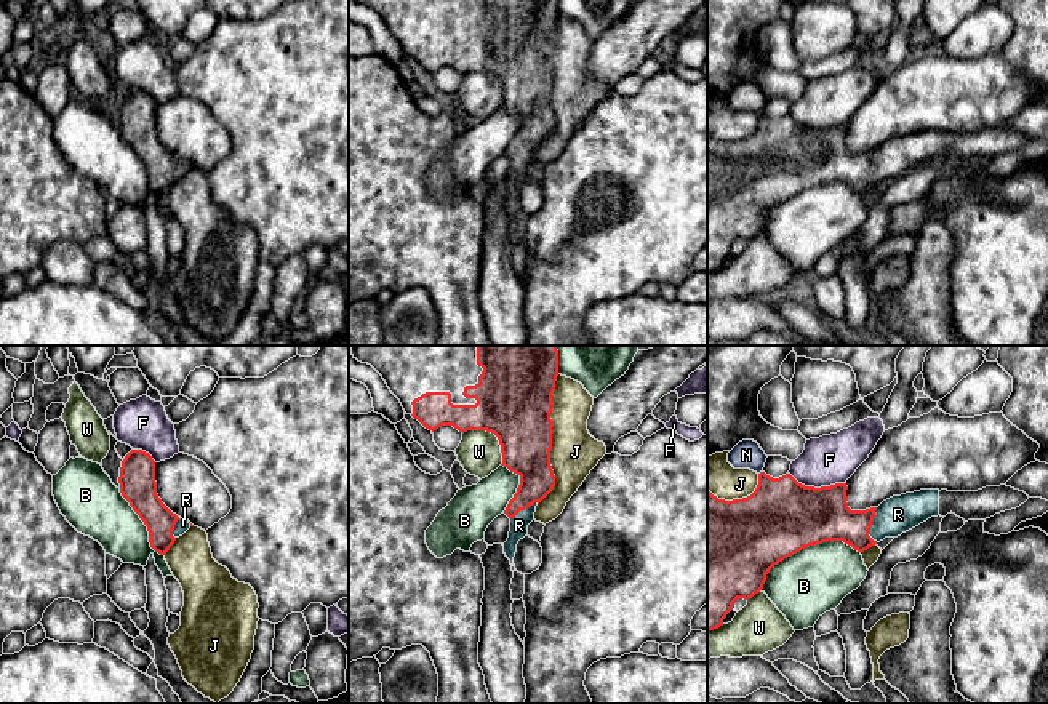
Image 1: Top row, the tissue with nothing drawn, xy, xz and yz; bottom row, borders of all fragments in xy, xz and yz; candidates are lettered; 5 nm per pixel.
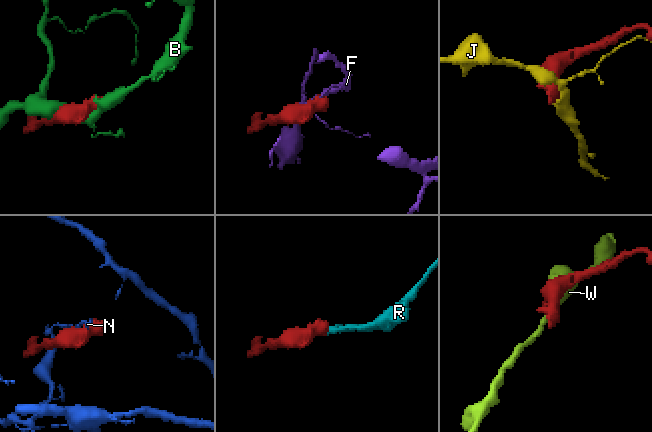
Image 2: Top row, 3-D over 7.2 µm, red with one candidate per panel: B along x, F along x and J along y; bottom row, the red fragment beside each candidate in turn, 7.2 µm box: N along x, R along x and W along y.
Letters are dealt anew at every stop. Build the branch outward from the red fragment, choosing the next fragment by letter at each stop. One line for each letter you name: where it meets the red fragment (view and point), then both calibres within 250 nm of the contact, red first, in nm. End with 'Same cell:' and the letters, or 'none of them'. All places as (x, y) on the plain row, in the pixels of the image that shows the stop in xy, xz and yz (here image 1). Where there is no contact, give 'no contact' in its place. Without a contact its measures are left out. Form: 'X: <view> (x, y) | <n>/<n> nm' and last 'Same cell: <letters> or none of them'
R: yz (871, 167) | 260/190 nm
Same cell: R

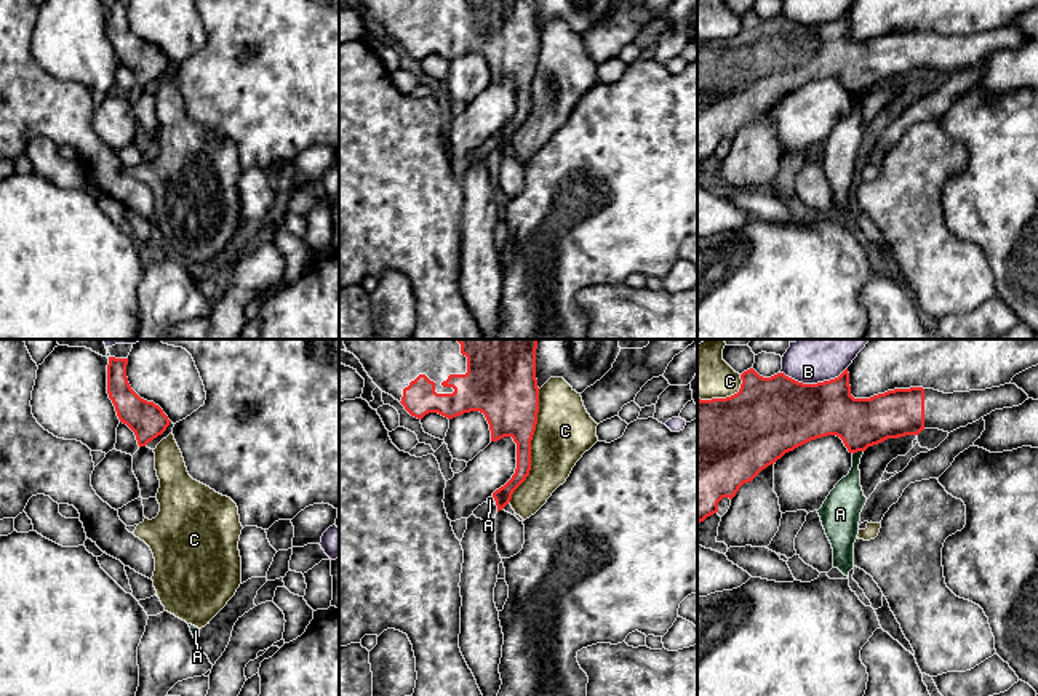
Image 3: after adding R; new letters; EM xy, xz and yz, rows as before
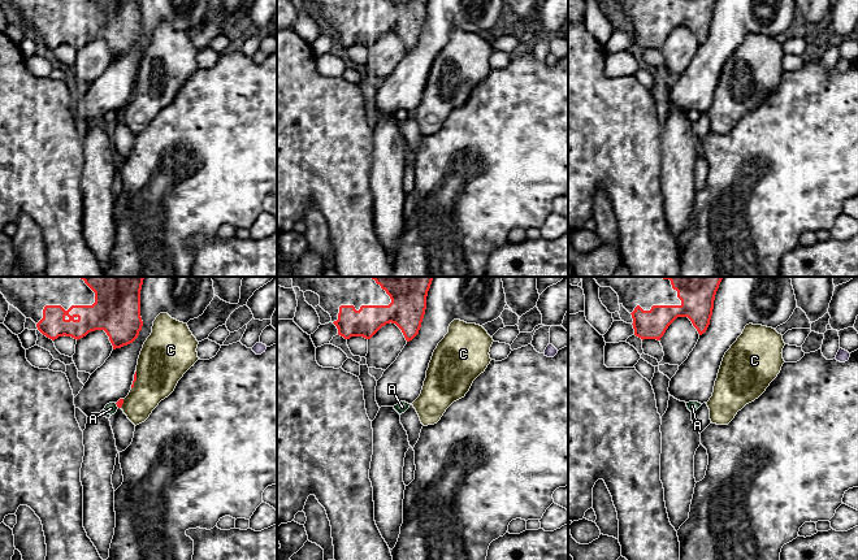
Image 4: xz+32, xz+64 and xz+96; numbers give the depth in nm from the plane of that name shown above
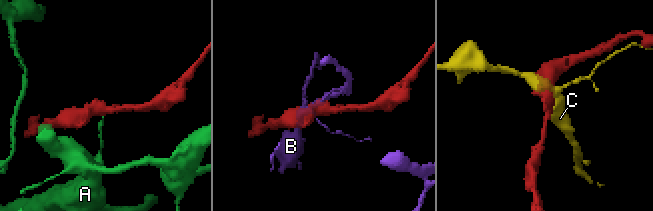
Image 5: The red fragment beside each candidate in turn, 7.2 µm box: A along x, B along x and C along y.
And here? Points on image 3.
Same cell: none of them

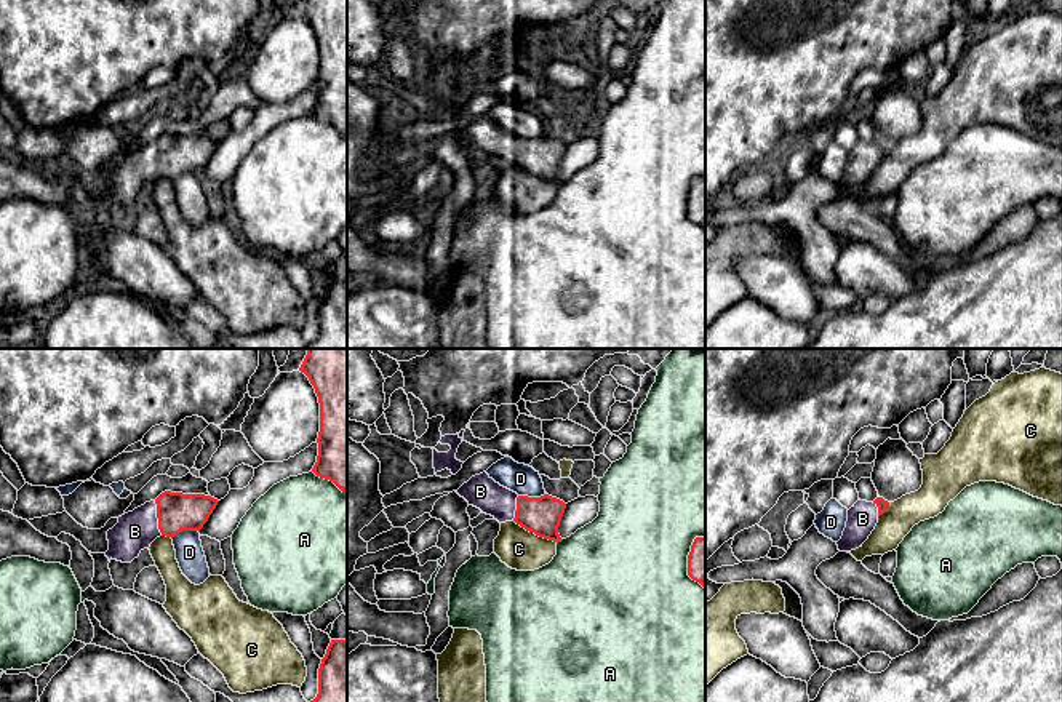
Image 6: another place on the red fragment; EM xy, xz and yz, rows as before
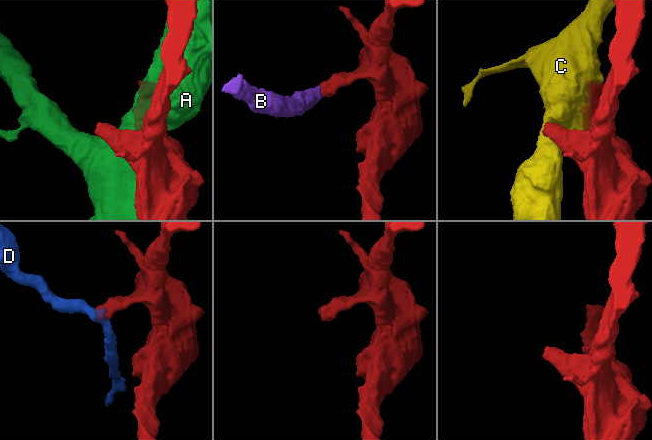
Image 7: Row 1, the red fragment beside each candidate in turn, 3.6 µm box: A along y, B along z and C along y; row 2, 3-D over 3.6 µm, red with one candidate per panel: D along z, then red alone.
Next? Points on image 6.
B: xy (157, 159) | 200/200 nm
Same cell: B

